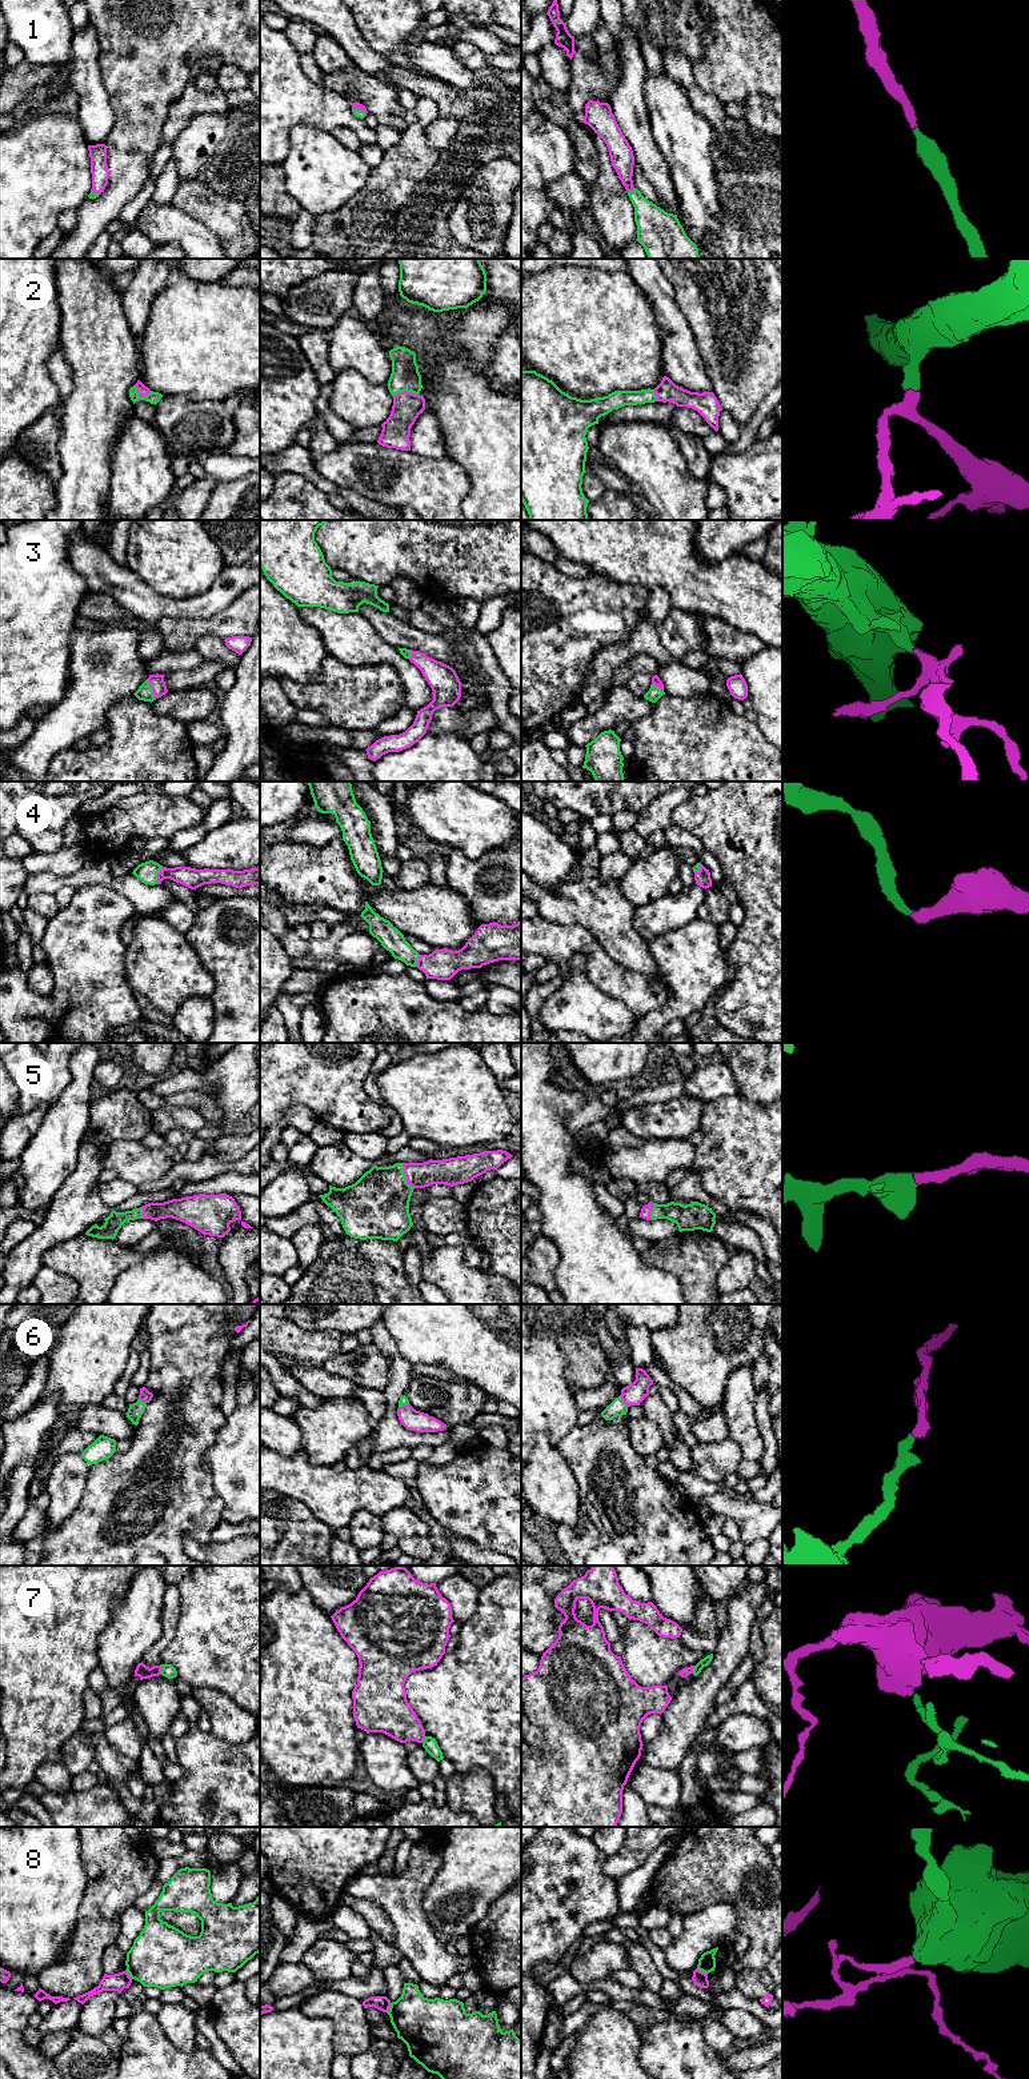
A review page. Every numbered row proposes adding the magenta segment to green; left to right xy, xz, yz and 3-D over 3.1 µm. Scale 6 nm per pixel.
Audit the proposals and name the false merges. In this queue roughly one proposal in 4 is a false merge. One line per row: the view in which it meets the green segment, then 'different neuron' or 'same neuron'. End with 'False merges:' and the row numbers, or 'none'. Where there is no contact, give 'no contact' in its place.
1: contact in yz; same neuron
2: contact in xz; same neuron
3: contact in xy; same neuron
4: contact in xy; same neuron
5: contact in xz; same neuron
6: contact in yz; same neuron
7: contact in xy; different neuron
8: contact in xz; different neuron
False merges: 7, 8

